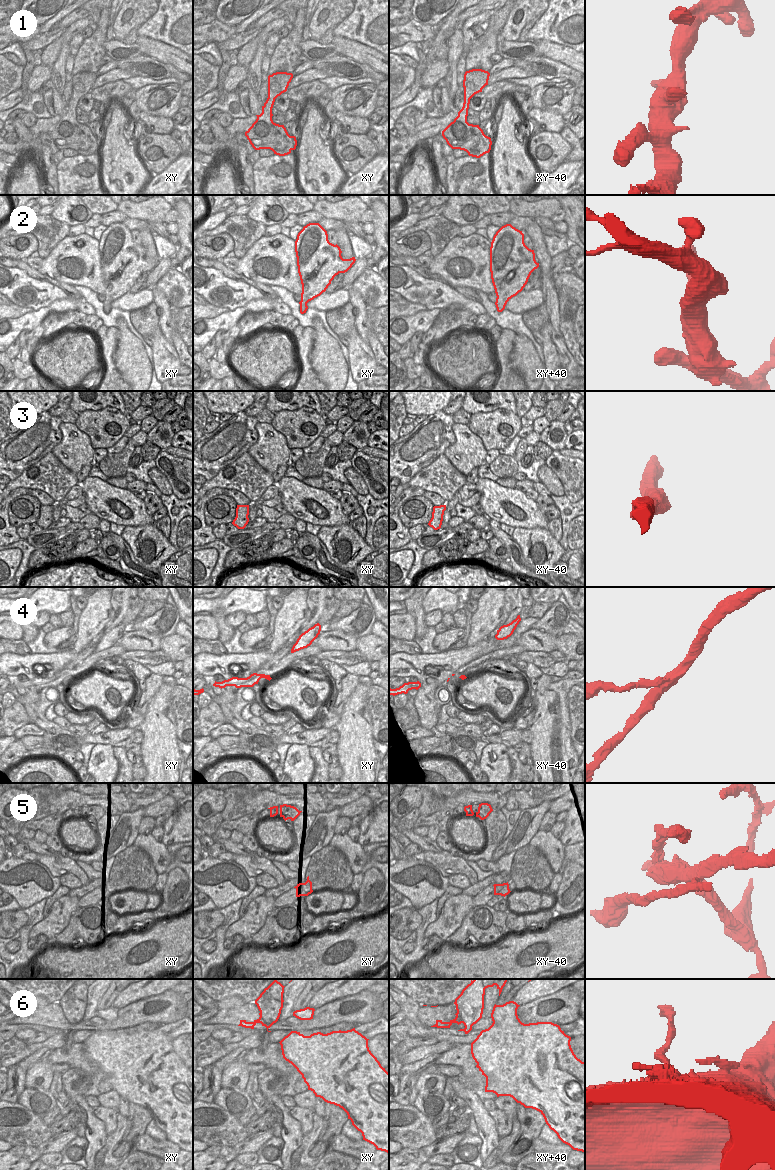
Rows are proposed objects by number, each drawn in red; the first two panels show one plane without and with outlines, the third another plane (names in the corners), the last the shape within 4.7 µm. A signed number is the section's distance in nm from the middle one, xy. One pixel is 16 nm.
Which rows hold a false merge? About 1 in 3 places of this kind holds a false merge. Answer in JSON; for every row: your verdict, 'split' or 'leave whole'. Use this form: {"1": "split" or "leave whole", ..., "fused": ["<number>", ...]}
{"1": "leave whole", "2": "leave whole", "3": "leave whole", "4": "split", "5": "split", "6": "split", "fused": ["4", "5", "6"]}

